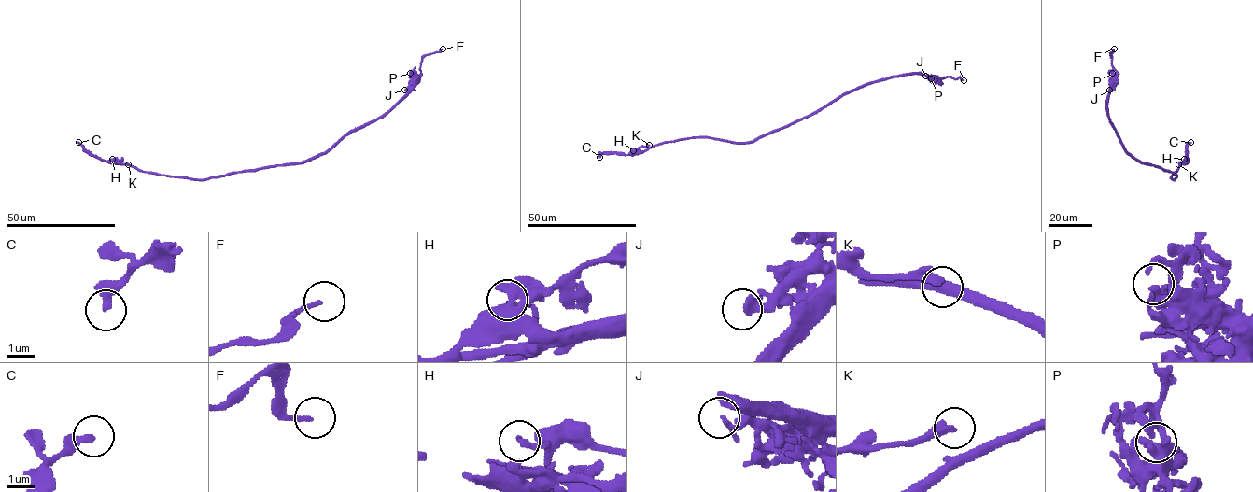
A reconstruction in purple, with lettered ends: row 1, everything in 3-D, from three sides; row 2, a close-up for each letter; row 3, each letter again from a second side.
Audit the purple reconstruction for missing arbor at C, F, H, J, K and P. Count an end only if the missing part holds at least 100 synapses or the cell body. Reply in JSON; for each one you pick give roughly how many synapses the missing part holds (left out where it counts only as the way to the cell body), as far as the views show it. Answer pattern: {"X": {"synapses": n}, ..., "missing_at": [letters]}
{"missing_at": ["F"]}

